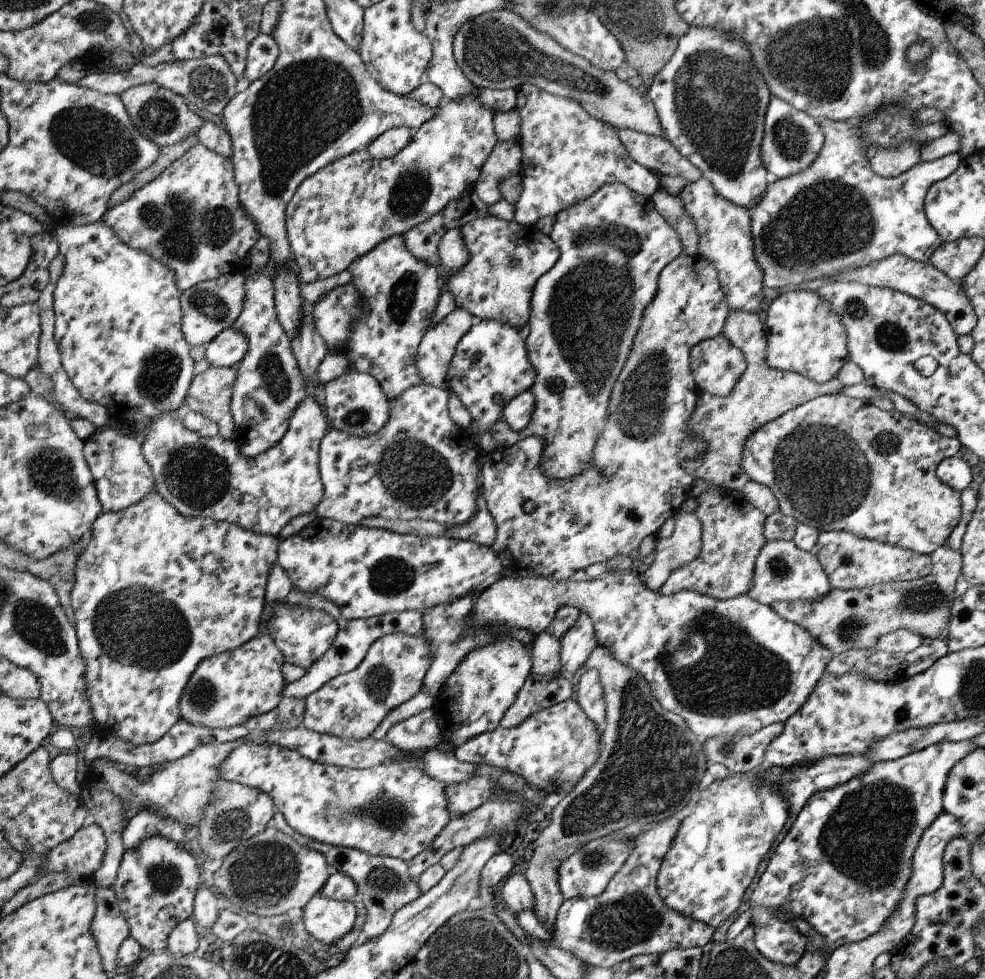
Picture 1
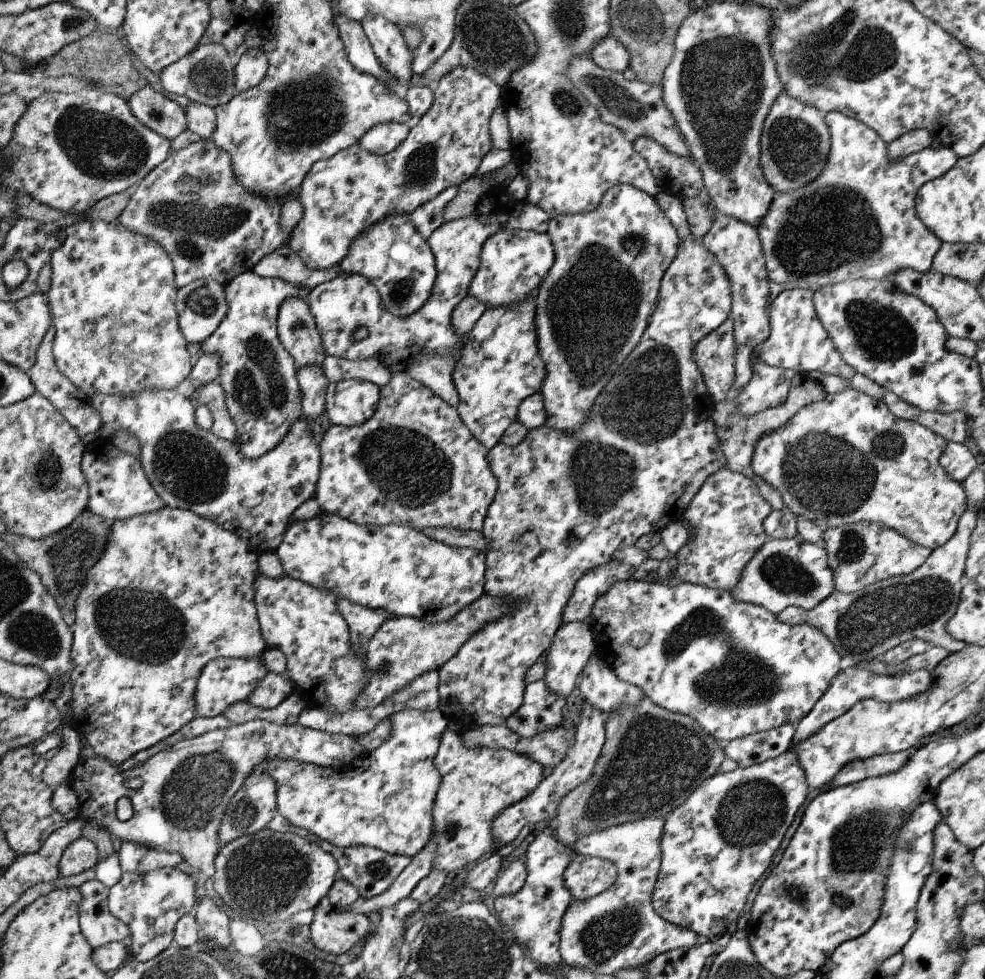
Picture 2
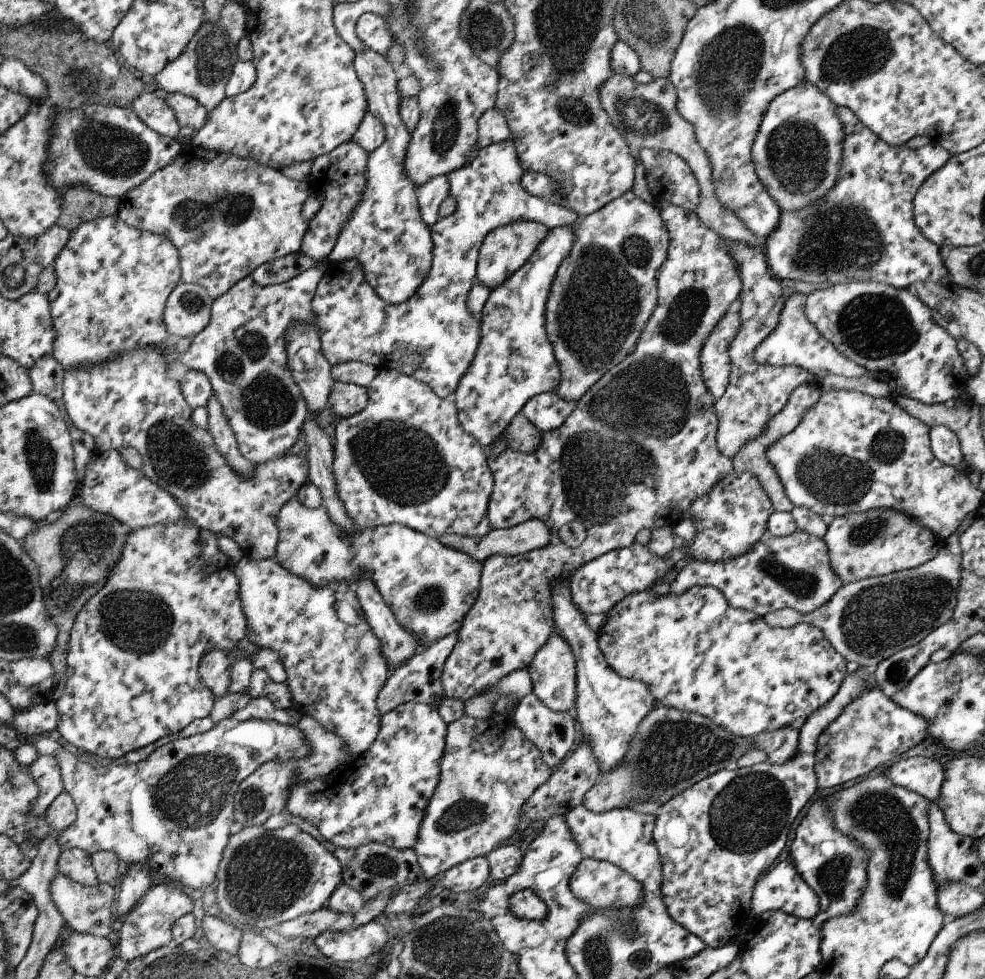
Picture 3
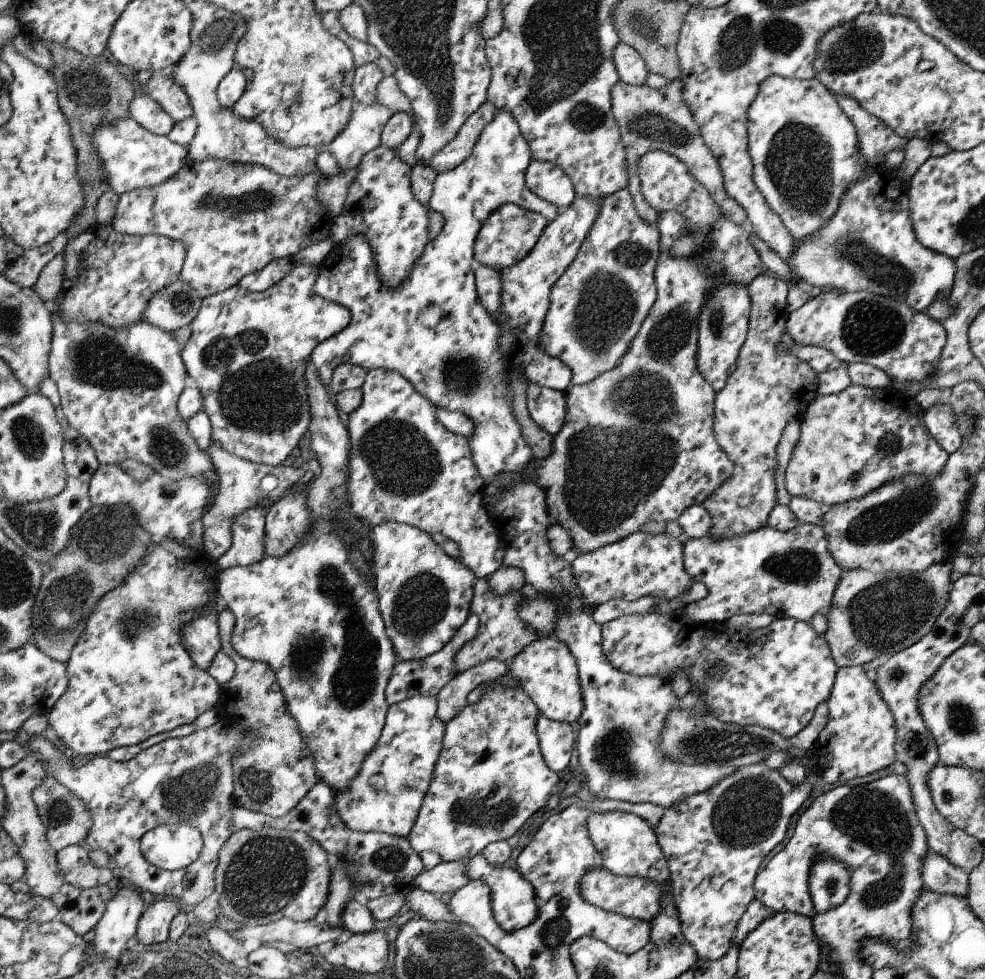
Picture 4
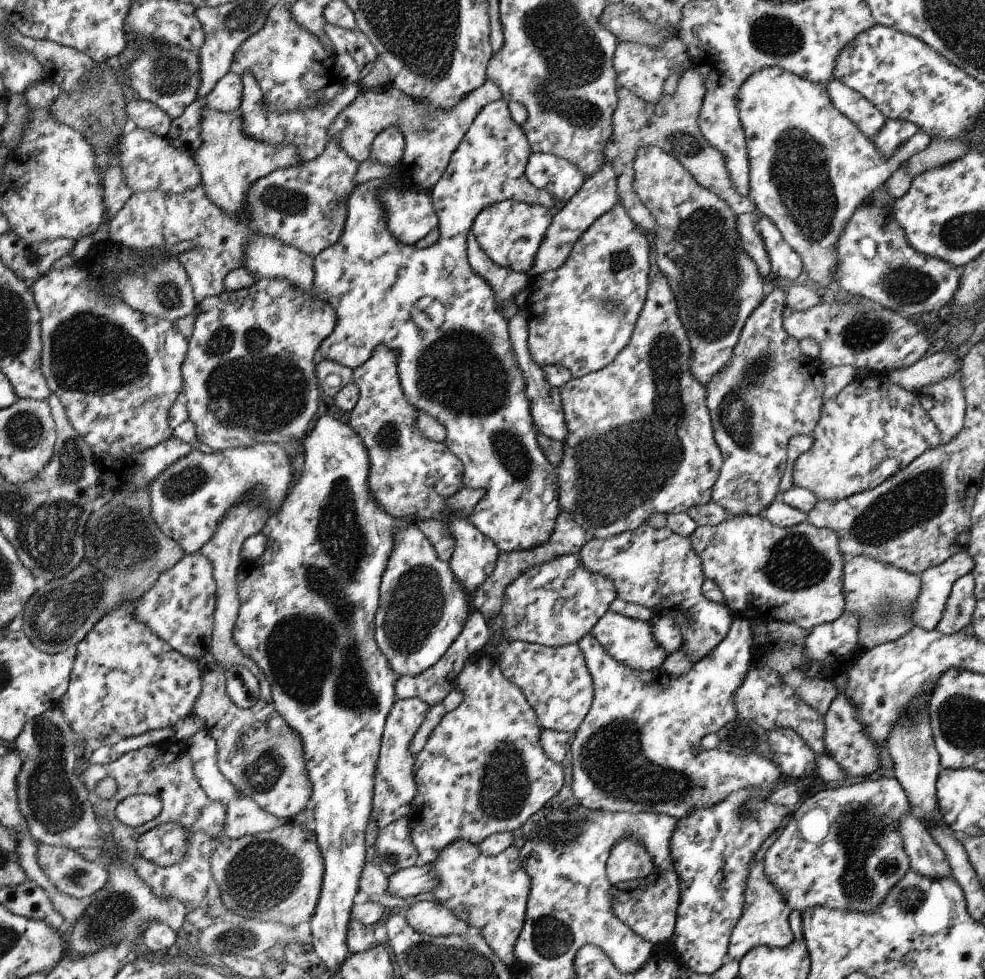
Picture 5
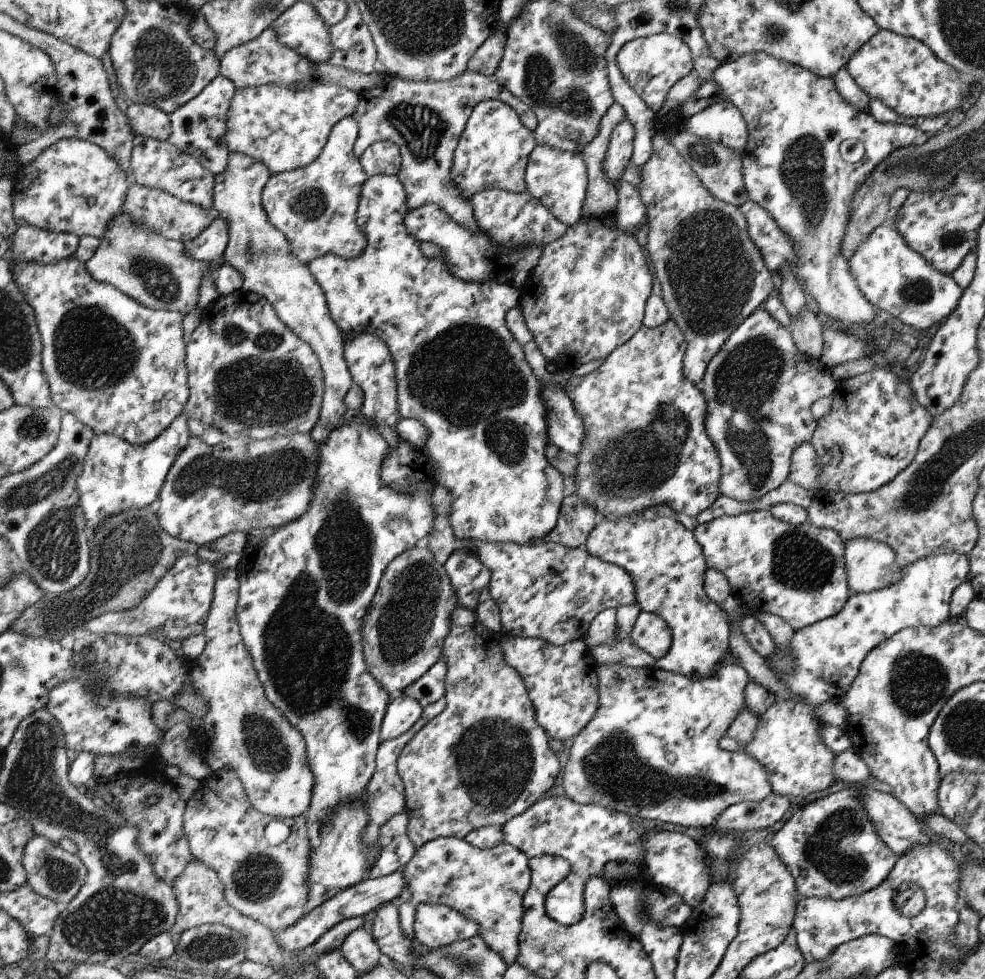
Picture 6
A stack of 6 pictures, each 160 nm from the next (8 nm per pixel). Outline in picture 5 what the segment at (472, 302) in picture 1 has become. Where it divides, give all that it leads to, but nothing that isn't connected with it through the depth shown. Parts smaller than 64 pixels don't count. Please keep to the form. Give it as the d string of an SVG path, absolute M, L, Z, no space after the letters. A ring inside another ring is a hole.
M514 200L497 201L481 210L472 222L470 230L487 258L503 269L526 273L532 268L537 249L543 242L555 211L533 203L520 203Z

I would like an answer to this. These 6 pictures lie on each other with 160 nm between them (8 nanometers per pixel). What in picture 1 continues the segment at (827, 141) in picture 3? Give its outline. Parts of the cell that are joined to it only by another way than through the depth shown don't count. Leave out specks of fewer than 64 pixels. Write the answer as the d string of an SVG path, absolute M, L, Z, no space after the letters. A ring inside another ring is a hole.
M777 97L770 98L767 112L764 114L764 129L760 144L760 159L766 172L771 172L776 179L801 172L817 158L823 142L823 132L818 125L818 120L812 115L805 114L805 111L798 111L796 107Z

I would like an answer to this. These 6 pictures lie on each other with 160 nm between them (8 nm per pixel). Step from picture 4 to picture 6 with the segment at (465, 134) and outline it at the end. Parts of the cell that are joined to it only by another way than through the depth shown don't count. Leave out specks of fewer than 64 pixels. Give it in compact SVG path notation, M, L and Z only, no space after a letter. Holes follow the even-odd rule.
M469 70L448 81L409 81L386 76L382 86L359 91L358 95L359 102L350 114L359 126L356 142L352 146L353 154L359 158L374 142L390 140L400 151L400 170L396 177L404 185L407 210L433 203L455 222L477 231L472 204L461 196L451 178L453 154L460 134L464 132L473 108L481 101L495 99L509 105L530 131L536 125L535 113L502 87L493 75L485 76Z

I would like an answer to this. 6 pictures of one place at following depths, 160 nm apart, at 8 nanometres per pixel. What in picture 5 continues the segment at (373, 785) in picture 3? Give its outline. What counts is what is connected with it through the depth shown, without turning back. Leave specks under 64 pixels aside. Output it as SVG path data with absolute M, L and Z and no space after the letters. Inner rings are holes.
M406 698L396 699L395 704L392 706L388 716L384 722L383 738L380 742L380 750L378 760L376 762L374 788L372 790L372 810L370 820L375 823L377 829L385 828L391 825L393 821L398 818L407 817L411 812L412 800L416 796L416 779L415 771L412 764L415 762L414 756L409 752L409 745L411 745L412 738L415 736L417 729L424 722L427 716L428 705L420 698Z

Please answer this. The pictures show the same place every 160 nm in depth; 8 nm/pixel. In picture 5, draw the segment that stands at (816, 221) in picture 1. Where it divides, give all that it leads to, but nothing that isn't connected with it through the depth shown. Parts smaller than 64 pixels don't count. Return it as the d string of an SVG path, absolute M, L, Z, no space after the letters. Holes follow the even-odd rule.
M835 79L826 84L832 105L843 113L867 138L873 138L884 125L886 118L868 99ZM863 203L853 212L836 242L839 264L832 281L845 292L872 300L901 316L917 316L949 305L957 290L959 269L944 260L917 252L908 242L891 209Z

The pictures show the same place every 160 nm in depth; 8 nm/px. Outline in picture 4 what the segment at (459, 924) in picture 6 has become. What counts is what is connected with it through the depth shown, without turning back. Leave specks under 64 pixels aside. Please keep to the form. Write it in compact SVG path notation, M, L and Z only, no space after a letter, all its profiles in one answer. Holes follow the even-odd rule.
M413 888L406 894L406 904L420 917L430 921L455 921L447 905L436 894Z

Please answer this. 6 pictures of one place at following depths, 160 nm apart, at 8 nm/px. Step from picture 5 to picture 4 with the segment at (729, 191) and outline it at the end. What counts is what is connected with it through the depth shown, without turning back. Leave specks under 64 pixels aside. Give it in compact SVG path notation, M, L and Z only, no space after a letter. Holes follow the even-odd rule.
M678 78L669 81L662 87L653 89L647 85L628 85L618 80L617 90L613 90L613 118L617 126L621 126L620 141L625 151L625 173L628 174L627 191L633 200L635 213L645 222L655 223L658 212L643 198L640 193L638 177L638 160L647 151L661 149L676 156L711 194L720 208L720 216L733 222L743 223L747 220L744 208L727 195L723 188L723 175L719 169L717 158L705 146L699 127L688 106L684 103L681 93L683 82Z

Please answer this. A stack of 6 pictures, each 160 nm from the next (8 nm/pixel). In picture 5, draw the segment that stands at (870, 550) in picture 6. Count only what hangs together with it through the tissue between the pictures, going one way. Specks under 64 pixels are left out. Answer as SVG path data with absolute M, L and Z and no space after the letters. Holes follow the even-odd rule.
M854 556L844 561L842 582L844 613L853 613L860 619L860 641L858 646L864 649L863 652L903 637L905 633L915 627L910 617L912 616L916 598L920 596L920 586L918 575L909 574L907 571L879 562L879 560L873 560L871 557Z

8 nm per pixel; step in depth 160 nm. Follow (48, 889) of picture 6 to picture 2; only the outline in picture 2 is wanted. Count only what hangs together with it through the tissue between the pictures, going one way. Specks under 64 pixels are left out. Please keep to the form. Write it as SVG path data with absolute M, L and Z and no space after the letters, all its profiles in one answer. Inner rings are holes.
M79 836L63 849L58 860L58 874L59 876L73 876L95 866L97 861L95 844Z

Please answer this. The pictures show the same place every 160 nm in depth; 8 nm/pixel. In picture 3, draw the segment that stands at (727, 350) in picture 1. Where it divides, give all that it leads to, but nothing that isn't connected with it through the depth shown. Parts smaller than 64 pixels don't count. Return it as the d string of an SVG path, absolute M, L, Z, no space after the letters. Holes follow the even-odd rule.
M739 299L729 305L728 312L708 334L698 354L704 385L708 387L715 400L725 392L728 386L730 358L727 354L727 347L740 325L739 307Z

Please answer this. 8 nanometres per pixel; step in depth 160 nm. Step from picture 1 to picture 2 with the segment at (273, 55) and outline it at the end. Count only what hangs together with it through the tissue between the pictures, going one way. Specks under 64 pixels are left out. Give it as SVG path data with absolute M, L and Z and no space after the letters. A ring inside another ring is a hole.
M261 46L251 48L235 64L235 92L259 85L268 70L268 55Z

